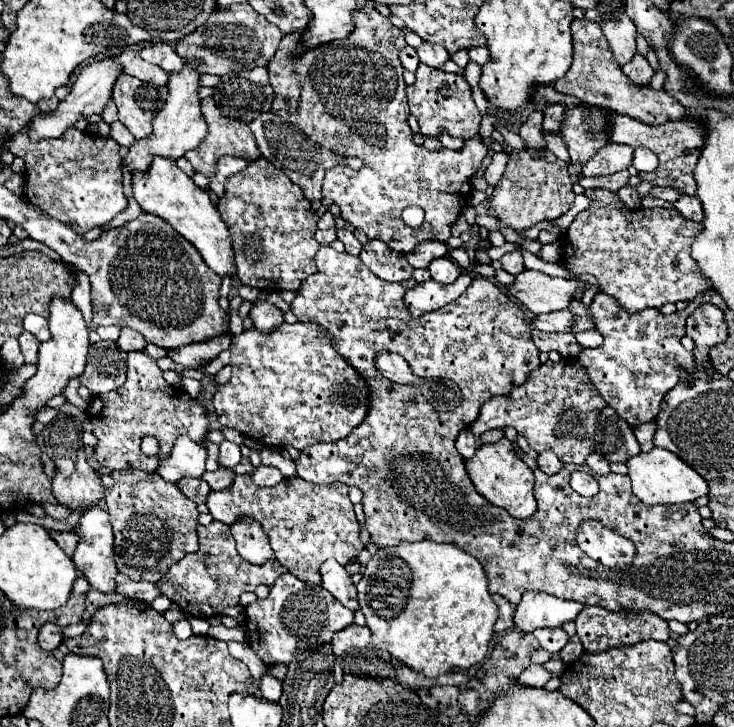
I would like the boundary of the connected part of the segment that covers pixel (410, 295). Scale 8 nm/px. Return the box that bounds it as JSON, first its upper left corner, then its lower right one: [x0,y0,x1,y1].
[404,271,472,317]

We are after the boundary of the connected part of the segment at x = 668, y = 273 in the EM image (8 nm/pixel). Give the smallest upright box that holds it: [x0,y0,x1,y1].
[562,189,712,313]

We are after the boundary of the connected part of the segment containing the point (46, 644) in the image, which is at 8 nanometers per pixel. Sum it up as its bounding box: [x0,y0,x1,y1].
[38,623,62,651]

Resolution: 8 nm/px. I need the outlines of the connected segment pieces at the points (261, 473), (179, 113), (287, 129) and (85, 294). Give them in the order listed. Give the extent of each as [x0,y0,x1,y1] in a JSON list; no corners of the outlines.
[[252,465,284,487],[122,61,208,171],[250,111,364,202],[72,273,92,327]]

